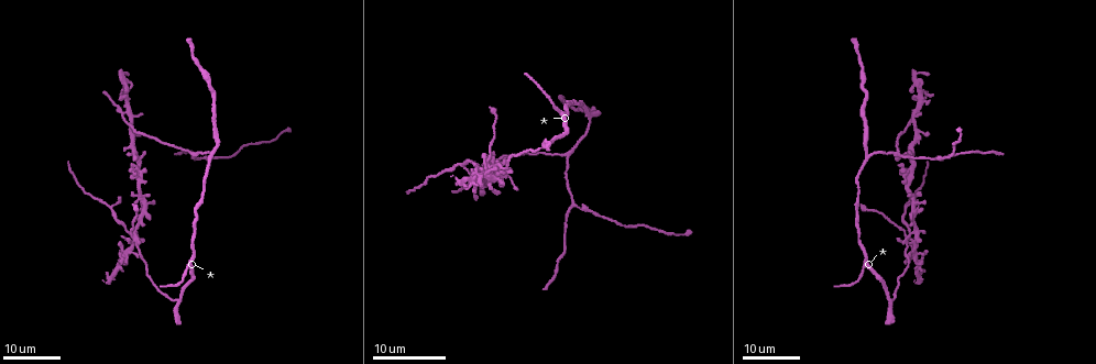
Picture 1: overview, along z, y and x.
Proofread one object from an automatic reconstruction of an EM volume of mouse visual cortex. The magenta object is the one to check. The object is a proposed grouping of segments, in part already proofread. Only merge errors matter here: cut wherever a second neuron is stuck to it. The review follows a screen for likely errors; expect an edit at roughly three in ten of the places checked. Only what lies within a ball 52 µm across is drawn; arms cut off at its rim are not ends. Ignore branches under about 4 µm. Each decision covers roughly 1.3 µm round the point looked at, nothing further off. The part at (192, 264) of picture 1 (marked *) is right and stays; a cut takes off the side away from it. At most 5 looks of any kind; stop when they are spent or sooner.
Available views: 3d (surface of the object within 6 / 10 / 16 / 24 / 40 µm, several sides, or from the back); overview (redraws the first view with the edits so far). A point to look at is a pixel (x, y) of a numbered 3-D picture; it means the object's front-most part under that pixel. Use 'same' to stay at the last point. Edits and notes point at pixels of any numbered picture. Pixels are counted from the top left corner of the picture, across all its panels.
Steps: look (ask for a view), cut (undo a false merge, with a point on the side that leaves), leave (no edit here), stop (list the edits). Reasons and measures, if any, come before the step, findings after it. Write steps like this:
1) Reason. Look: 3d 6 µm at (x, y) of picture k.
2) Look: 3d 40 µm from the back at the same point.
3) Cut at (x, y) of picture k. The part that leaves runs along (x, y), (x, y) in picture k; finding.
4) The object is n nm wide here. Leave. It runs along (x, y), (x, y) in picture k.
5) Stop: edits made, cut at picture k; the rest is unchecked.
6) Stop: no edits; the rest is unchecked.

Four or more arms meet. Look: 3d 16 µm at (911, 233) of picture 1.

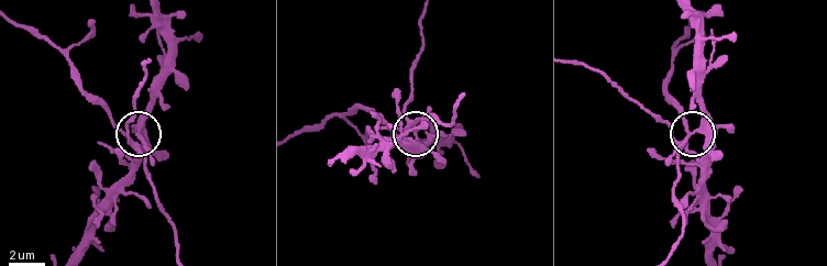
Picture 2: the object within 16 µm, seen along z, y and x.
Look: 3d 10 µm at the same point.

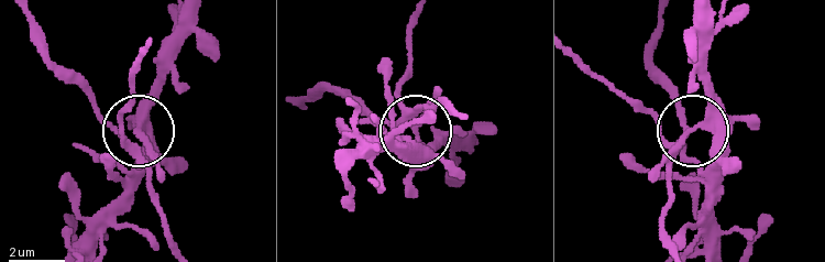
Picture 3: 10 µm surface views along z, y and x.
The object is 220 nm wide here. Leave. All the same neuron.

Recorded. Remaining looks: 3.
Thin arm on a thick one. Look: 3d 24 µm at (914, 113) of picture 1.

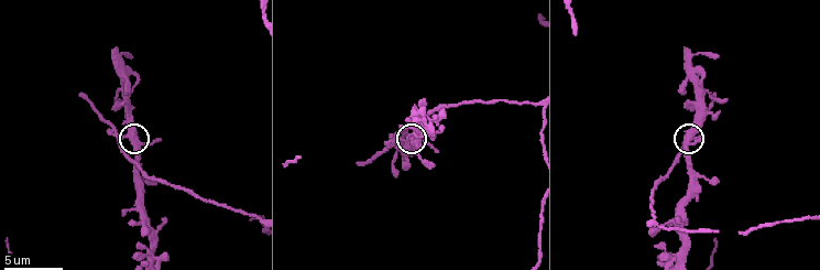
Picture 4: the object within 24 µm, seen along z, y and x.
Closer look. Look: 3d 6 µm at (134, 137) of picture 4.

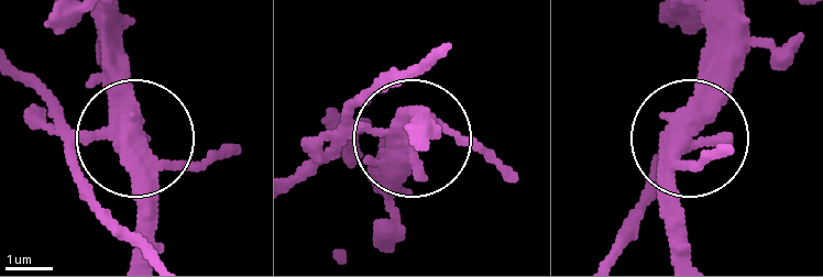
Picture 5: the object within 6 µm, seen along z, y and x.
5 arms meet here. Leave. It runs along (142, 248), (83, 145), (232, 154) in picture 5; continuous, no second neuron.

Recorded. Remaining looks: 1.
Stop: no edits; the rest is unchecked.

